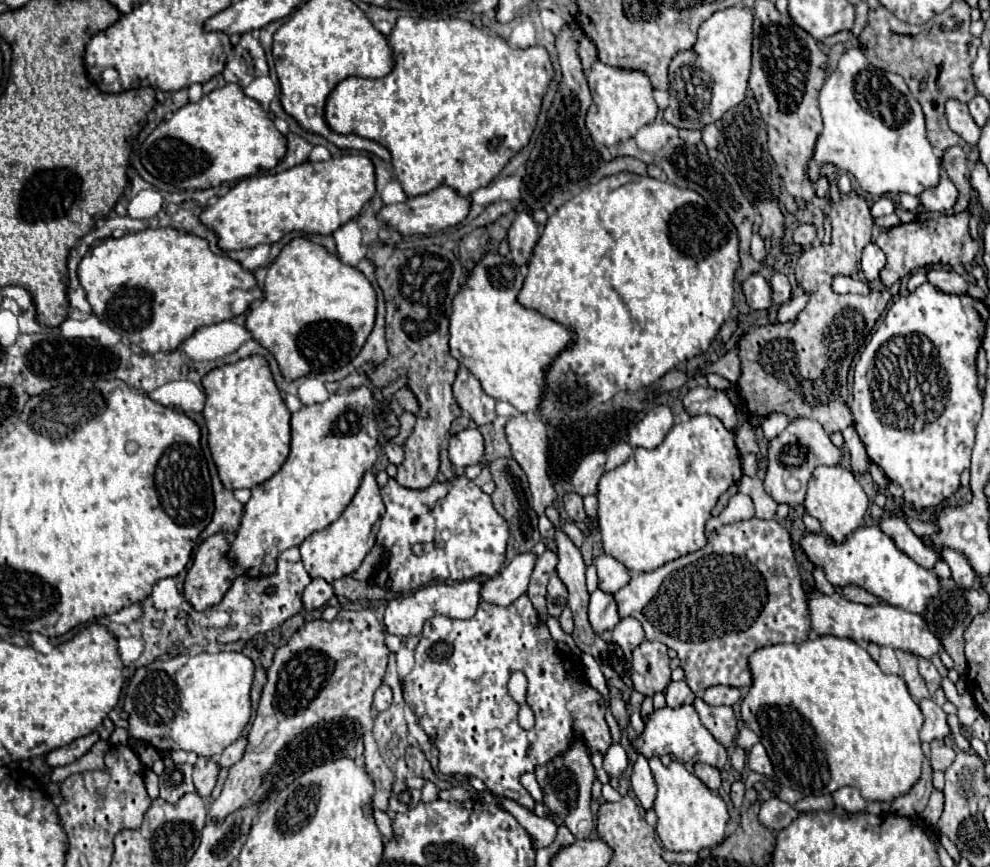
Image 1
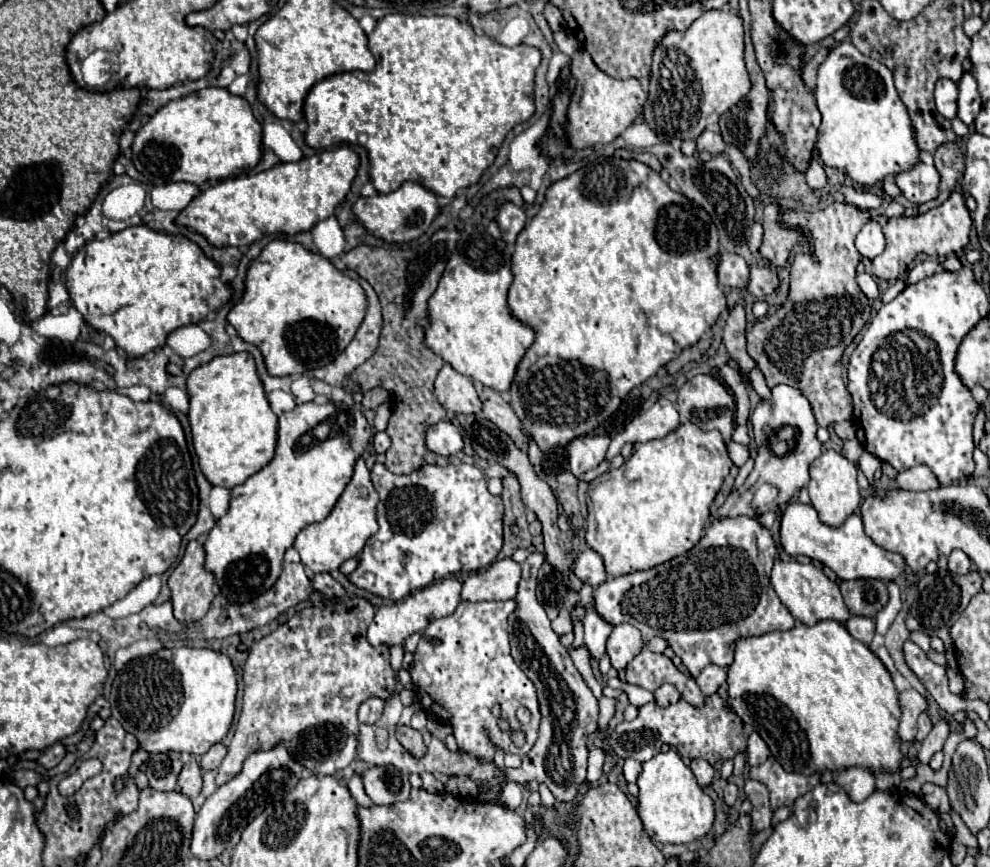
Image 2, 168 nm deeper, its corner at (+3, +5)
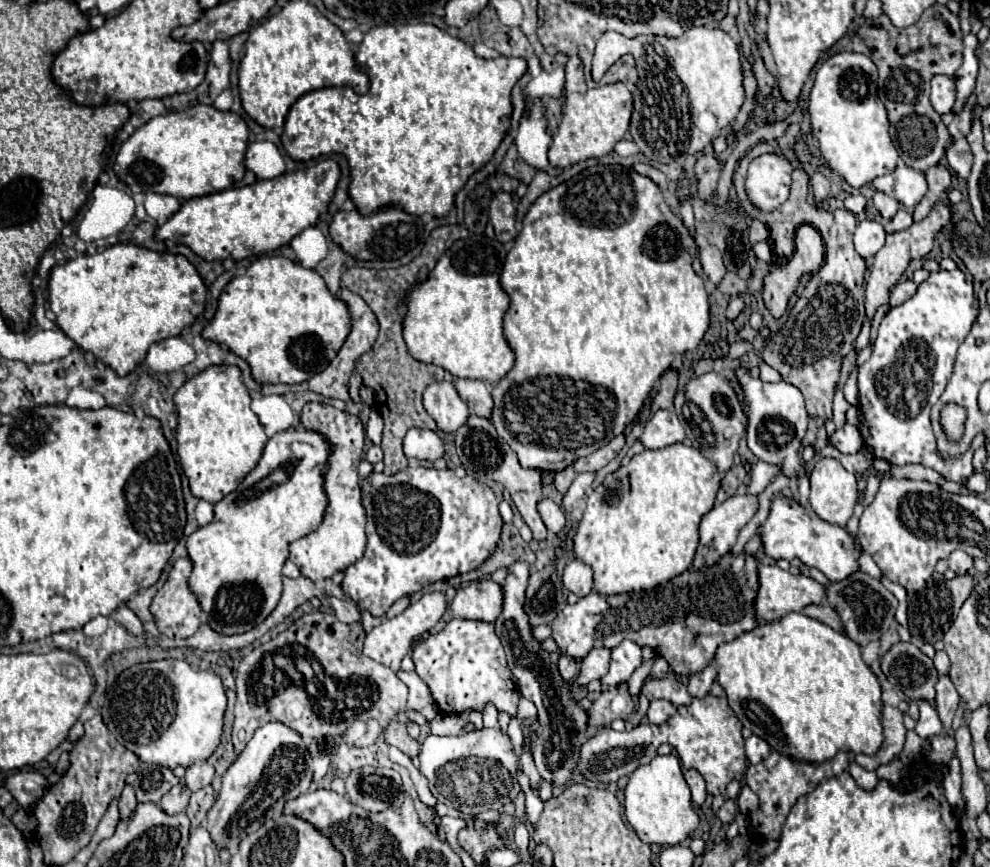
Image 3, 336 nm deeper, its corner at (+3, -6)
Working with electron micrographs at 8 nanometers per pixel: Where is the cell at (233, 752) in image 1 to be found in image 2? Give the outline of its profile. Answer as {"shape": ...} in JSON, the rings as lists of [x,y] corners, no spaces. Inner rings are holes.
{"shape":[[[216,743],[216,745],[212,745],[212,747],[200,757],[200,767],[202,767],[204,771],[218,769],[224,757],[226,757],[226,747],[224,747],[222,743]]]}

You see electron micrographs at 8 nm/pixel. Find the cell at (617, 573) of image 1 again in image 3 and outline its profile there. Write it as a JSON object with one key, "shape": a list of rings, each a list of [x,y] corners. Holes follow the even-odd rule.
{"shape":[[[574,558],[562,574],[562,582],[564,586],[574,592],[576,596],[584,598],[594,590],[594,572],[590,570],[590,566],[586,566],[586,562]]]}

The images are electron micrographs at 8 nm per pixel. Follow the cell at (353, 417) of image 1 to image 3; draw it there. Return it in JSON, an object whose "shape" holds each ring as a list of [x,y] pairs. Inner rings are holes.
{"shape":[[[296,426],[296,428],[288,428],[284,432],[274,434],[268,440],[268,444],[266,444],[266,448],[262,452],[262,458],[258,462],[258,466],[240,482],[240,486],[232,494],[228,494],[226,498],[222,498],[214,506],[214,520],[210,524],[198,528],[188,538],[186,548],[188,548],[190,560],[194,562],[194,570],[192,570],[192,576],[190,576],[190,588],[198,596],[202,610],[208,614],[208,624],[216,632],[222,632],[222,634],[242,634],[242,632],[248,632],[256,624],[260,624],[276,608],[276,604],[280,600],[280,594],[282,594],[282,566],[284,566],[284,562],[288,558],[288,546],[290,546],[290,542],[292,540],[298,540],[298,538],[302,538],[302,536],[306,536],[310,532],[314,532],[322,524],[322,514],[326,512],[326,490],[322,490],[322,482],[324,482],[322,474],[326,472],[326,462],[330,458],[330,450],[332,450],[332,446],[330,446],[330,442],[326,442],[326,436],[324,434],[318,434],[316,430],[306,430],[302,426]]]}

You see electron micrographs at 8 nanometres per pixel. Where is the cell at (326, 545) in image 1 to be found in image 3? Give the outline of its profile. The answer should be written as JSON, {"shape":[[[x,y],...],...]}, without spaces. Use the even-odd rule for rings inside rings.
{"shape":[[[310,402],[302,410],[302,426],[318,430],[332,444],[332,454],[326,468],[328,508],[318,530],[290,544],[290,560],[300,568],[300,574],[310,580],[332,578],[338,570],[358,562],[366,550],[366,510],[362,506],[362,490],[358,478],[358,464],[364,446],[364,428],[356,416],[340,412],[328,404]]]}

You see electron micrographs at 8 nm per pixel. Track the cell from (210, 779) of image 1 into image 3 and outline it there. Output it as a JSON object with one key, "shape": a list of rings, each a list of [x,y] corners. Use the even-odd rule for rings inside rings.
{"shape":[[[180,782],[178,786],[174,786],[162,800],[160,800],[160,806],[166,814],[180,814],[188,808],[188,802],[190,802],[190,790],[186,790],[186,784]]]}

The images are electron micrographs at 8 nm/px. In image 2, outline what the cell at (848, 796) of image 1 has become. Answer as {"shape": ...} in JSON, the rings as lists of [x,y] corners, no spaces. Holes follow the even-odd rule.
{"shape":[[[850,767],[844,773],[840,773],[834,781],[842,785],[844,791],[850,795],[850,799],[854,801],[864,801],[876,789],[874,775],[864,767]]]}

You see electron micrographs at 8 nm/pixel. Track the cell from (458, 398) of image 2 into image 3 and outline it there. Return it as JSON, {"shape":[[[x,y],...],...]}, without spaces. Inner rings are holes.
{"shape":[[[446,376],[442,382],[432,382],[424,390],[424,408],[442,432],[456,432],[470,416],[466,402],[462,402],[458,390],[454,390],[452,376]]]}

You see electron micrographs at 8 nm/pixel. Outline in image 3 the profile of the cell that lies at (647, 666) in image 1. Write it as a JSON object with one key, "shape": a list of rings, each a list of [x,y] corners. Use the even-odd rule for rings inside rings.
{"shape":[[[664,676],[664,678],[648,678],[642,686],[642,694],[648,700],[654,698],[666,698],[674,706],[688,706],[692,702],[692,696],[686,690],[686,684],[680,682],[674,676]]]}

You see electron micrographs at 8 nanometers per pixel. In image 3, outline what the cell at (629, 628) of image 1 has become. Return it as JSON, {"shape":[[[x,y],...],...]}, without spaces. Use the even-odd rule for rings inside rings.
{"shape":[[[622,640],[612,650],[610,672],[601,679],[603,687],[616,688],[616,686],[624,684],[640,664],[642,664],[642,648],[636,642]]]}

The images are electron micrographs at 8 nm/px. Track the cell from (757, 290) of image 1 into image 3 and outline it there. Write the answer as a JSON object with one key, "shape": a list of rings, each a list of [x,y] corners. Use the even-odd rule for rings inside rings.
{"shape":[[[708,246],[700,250],[700,262],[704,268],[704,274],[718,286],[722,282],[722,278],[726,276],[726,266],[722,262],[722,254],[716,246]]]}

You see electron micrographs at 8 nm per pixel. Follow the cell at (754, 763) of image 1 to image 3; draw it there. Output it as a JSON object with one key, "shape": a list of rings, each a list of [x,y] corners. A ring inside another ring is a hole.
{"shape":[[[750,736],[750,738],[746,740],[746,756],[748,756],[750,764],[762,762],[764,758],[768,758],[768,754],[770,754],[770,746],[768,746],[762,738]]]}

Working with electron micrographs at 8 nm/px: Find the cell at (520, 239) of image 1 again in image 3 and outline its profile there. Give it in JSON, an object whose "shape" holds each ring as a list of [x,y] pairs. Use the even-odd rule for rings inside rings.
{"shape":[[[498,192],[492,202],[490,202],[490,222],[494,226],[496,238],[506,244],[512,242],[518,232],[516,232],[516,208],[512,204],[512,196],[506,192]]]}

